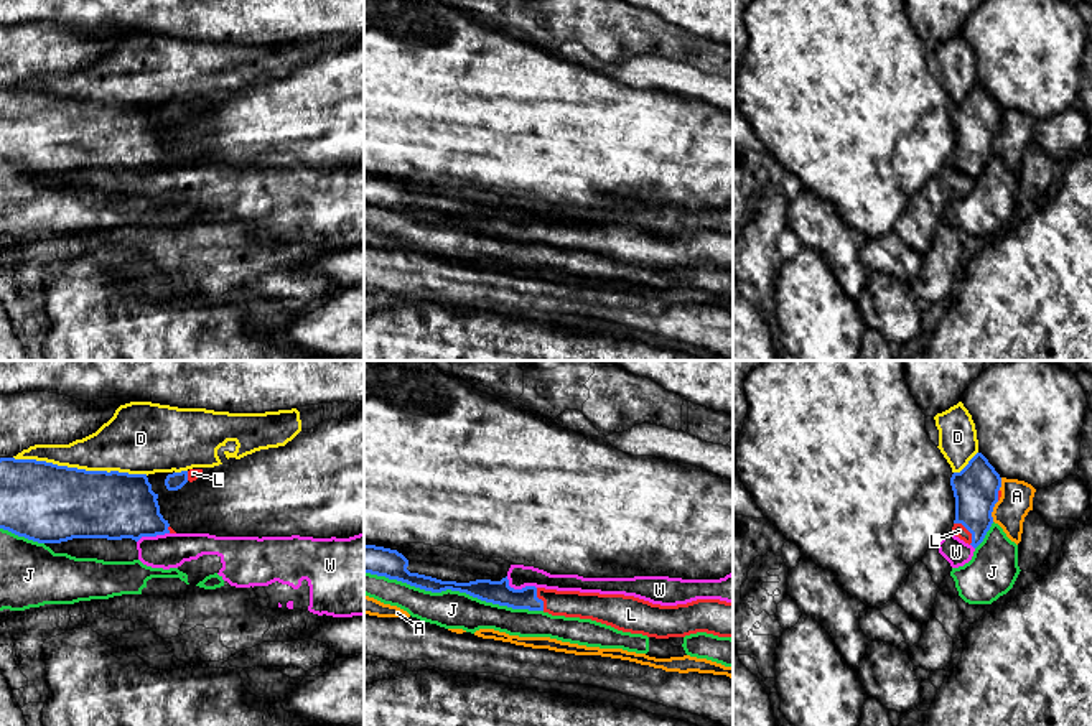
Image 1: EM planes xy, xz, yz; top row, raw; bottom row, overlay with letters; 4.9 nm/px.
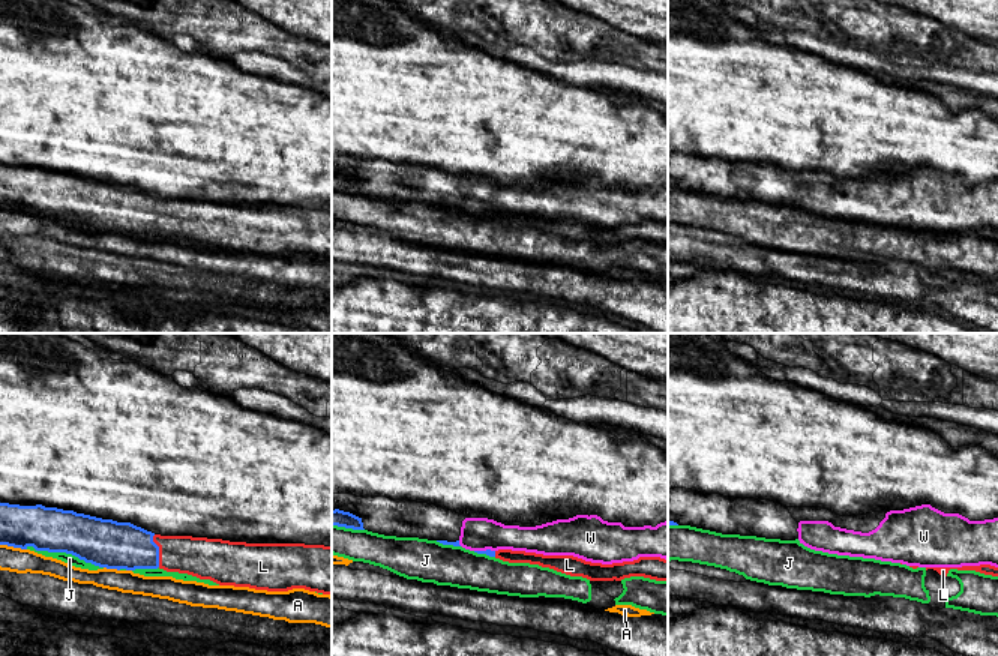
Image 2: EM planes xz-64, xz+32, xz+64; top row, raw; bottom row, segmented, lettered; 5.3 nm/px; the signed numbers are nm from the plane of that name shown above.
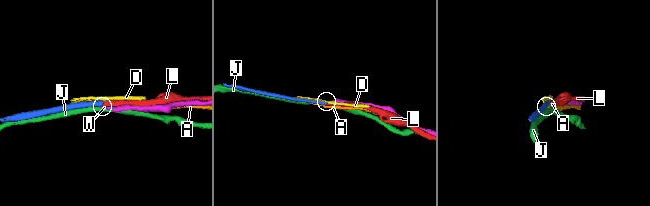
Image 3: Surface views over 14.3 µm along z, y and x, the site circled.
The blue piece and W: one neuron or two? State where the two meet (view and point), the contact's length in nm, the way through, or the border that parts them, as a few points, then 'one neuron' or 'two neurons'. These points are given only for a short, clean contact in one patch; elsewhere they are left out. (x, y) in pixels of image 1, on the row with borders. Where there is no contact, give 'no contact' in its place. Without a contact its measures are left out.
contact xz (519, 590); length 160 nm; border xz (506, 577), (508, 583), (514, 588), (536, 588); two neurons

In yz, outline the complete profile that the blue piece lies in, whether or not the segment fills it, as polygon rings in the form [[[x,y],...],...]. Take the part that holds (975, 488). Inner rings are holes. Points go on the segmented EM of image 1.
[[[977,453],[950,477],[955,497],[952,533],[977,548],[993,524],[993,507],[1001,497],[1001,477],[988,459]]]

